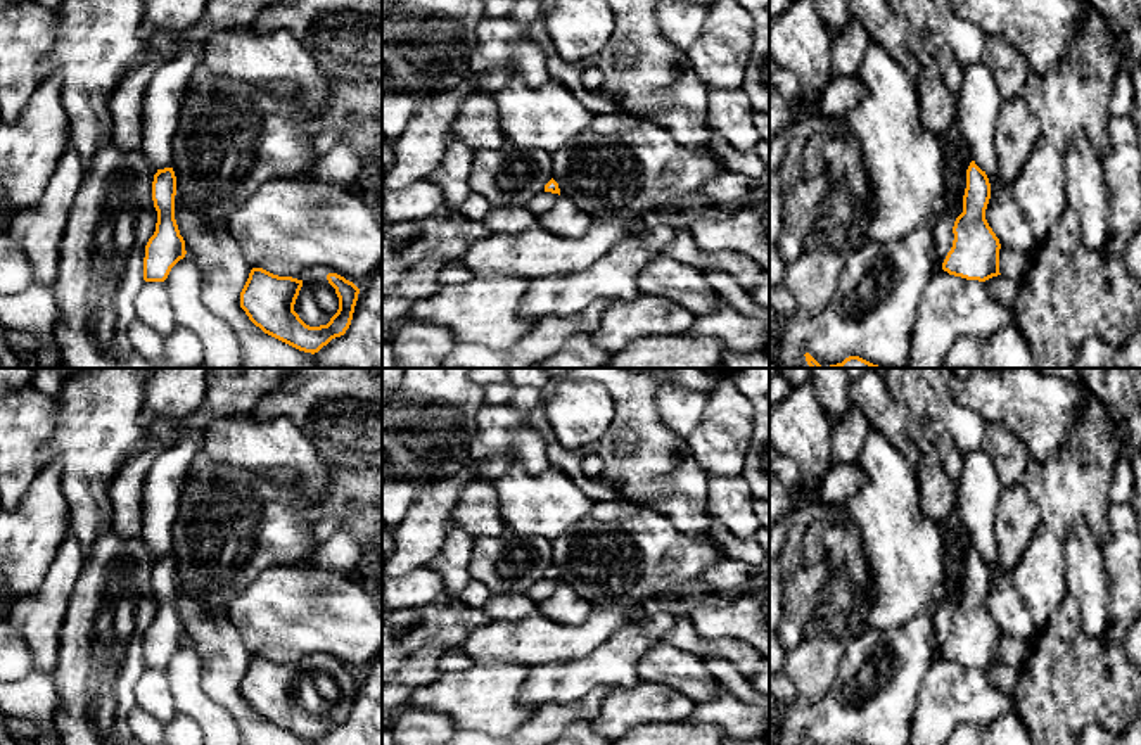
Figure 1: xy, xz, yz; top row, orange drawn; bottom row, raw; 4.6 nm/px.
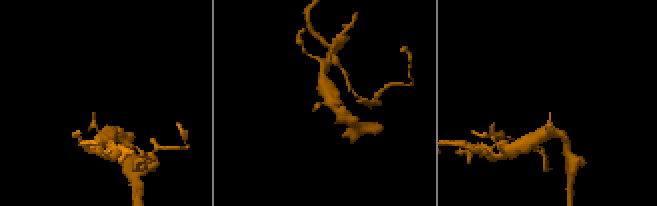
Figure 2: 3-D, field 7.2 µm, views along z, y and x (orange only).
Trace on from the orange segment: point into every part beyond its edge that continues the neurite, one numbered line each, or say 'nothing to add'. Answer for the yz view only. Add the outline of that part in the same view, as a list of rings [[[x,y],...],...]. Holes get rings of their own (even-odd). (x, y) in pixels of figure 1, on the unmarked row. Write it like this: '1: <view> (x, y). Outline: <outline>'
nothing to add

